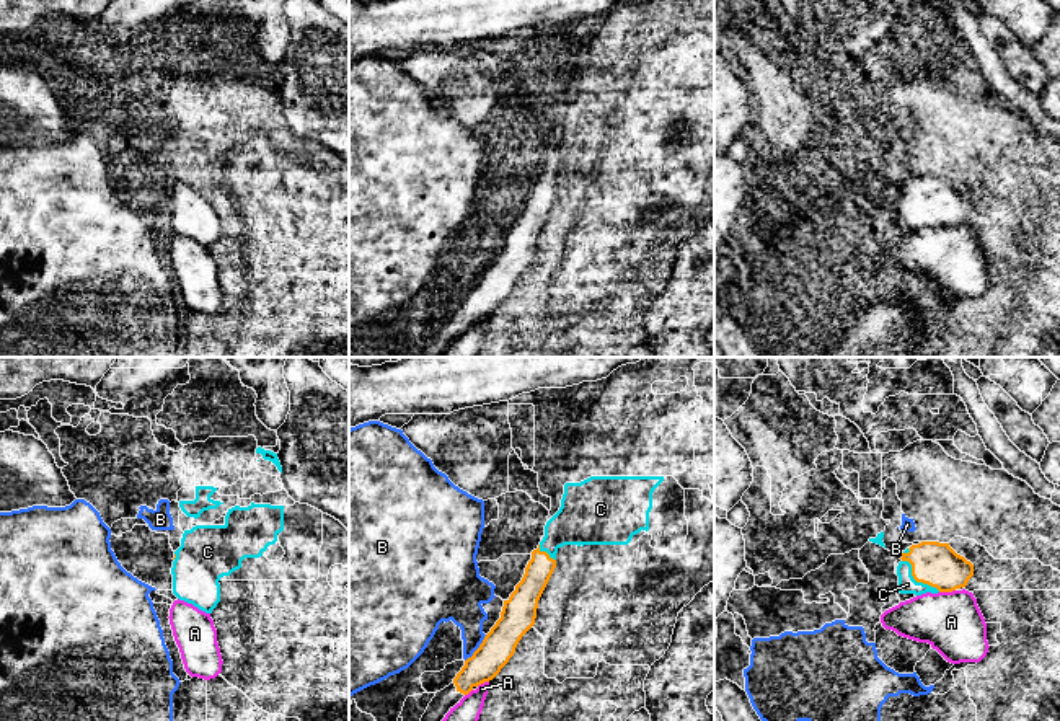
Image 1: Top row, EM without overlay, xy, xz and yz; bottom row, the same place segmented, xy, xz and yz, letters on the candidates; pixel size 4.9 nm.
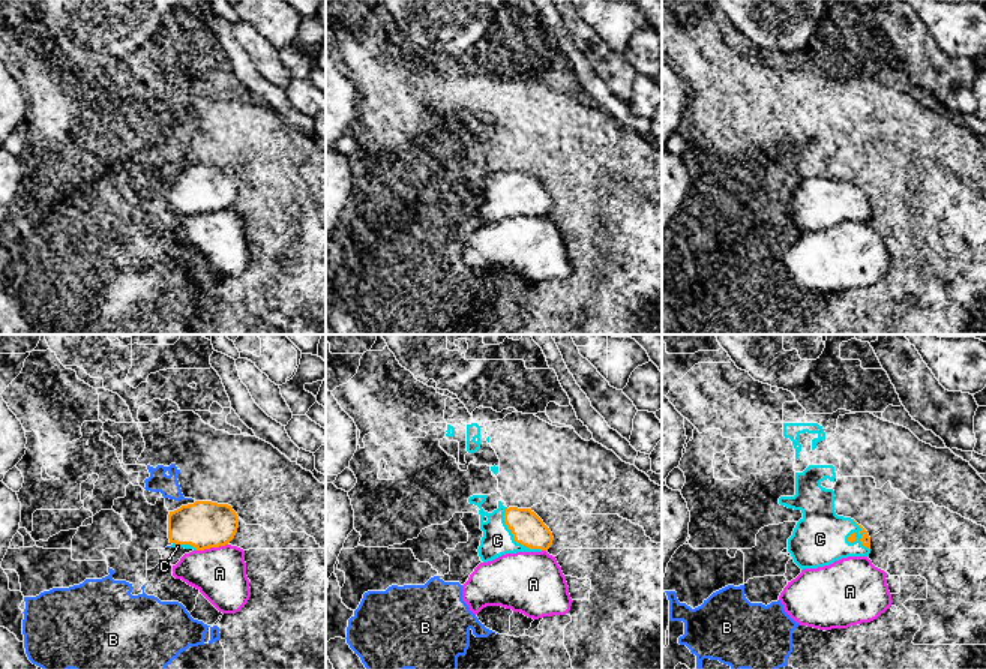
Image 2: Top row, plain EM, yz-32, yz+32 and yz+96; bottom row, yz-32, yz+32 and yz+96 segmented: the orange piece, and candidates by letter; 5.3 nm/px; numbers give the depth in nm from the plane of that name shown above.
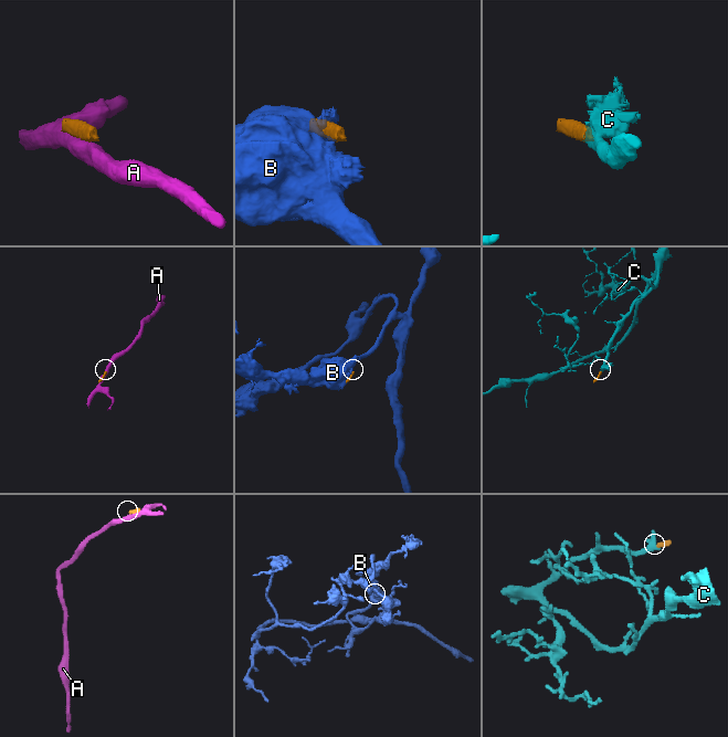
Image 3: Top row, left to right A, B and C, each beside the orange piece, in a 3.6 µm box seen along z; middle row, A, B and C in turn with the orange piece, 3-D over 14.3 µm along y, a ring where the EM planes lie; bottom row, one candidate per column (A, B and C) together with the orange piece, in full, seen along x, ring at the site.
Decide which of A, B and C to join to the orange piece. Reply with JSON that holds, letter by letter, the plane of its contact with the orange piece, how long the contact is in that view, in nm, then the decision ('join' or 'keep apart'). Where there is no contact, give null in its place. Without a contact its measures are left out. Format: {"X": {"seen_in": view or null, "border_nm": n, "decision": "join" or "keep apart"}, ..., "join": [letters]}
{"A": {"seen_in": "yz", "border_nm": 80, "decision": "keep apart"}, "B": {"seen_in": "xz", "border_nm": 170, "decision": "keep apart"}, "C": {"seen_in": "yz", "border_nm": 240, "decision": "join"}, "join": ["C"]}

